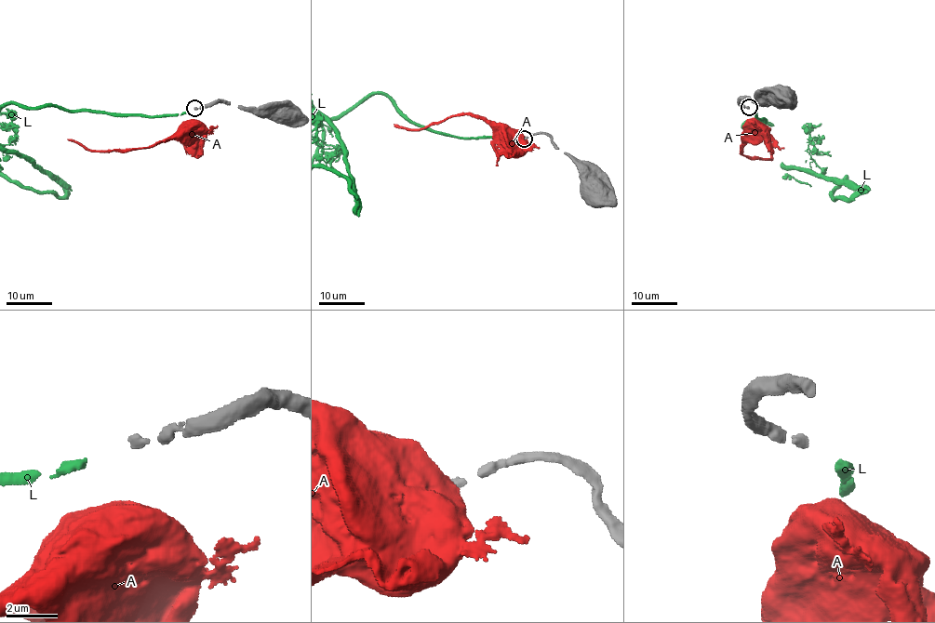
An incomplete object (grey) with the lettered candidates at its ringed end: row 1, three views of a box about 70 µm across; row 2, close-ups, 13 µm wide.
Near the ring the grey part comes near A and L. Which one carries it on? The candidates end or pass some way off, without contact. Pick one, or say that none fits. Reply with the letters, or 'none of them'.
L

